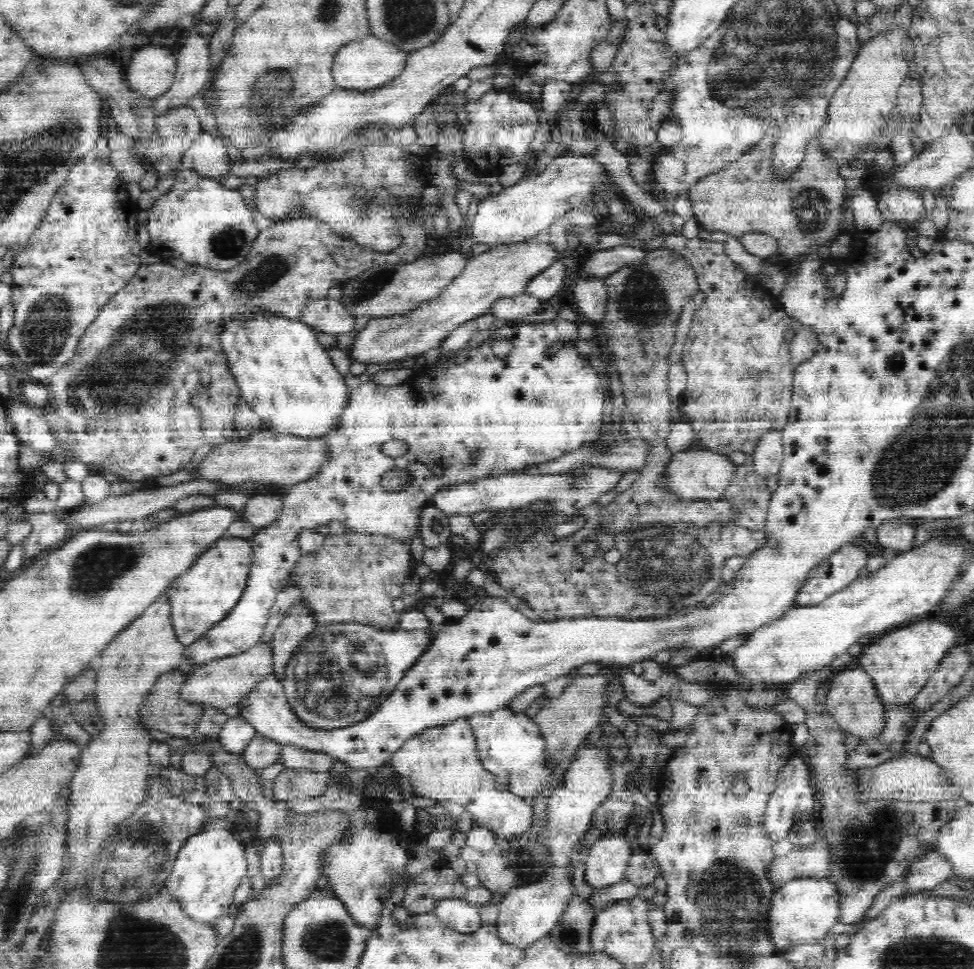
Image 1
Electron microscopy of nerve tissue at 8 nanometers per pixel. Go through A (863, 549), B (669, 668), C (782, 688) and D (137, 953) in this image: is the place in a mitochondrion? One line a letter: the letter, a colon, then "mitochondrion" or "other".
A: other
B: other
C: other
D: mitochondrion

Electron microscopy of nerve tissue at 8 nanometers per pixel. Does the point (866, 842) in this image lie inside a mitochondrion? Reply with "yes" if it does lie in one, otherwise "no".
yes

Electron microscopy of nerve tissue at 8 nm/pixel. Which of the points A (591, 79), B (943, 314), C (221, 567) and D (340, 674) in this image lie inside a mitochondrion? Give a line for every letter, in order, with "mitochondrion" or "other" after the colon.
A: other
B: other
C: other
D: mitochondrion

